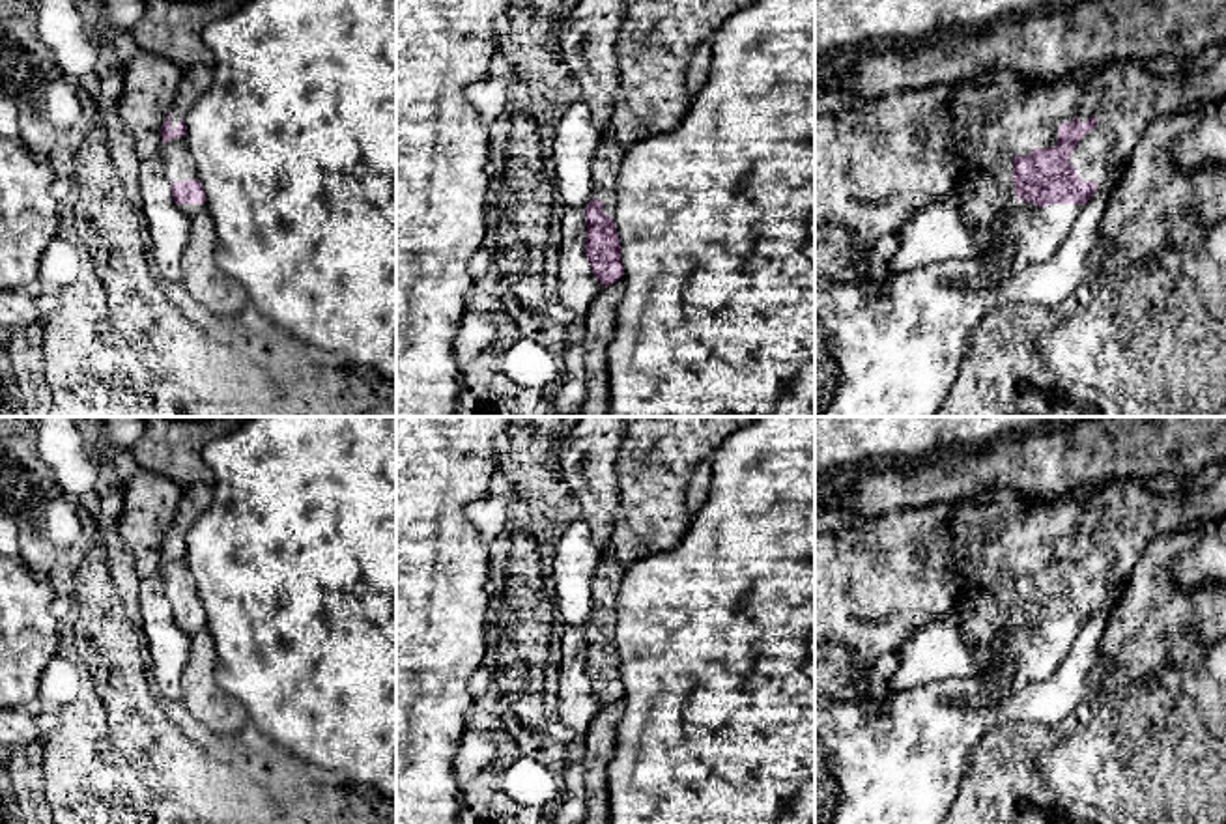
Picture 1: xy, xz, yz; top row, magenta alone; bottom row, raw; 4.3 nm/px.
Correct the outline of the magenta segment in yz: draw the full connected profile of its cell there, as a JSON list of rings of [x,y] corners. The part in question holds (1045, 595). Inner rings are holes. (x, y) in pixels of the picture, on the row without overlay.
[[[1226,460],[1222,465],[1222,471],[1219,478],[1198,497],[1189,495],[1189,488],[1183,488],[1176,493],[1155,493],[1149,491],[1142,486],[1142,480],[1138,478],[1129,478],[1129,480],[1110,480],[1103,484],[1103,488],[1088,501],[1080,503],[1073,499],[1071,495],[1063,495],[1056,501],[1050,503],[1030,503],[1022,493],[1015,491],[1013,488],[989,488],[981,493],[977,493],[974,499],[964,501],[953,514],[949,521],[949,536],[953,542],[953,557],[961,564],[961,570],[964,577],[968,579],[968,585],[976,585],[983,589],[983,594],[977,598],[964,598],[964,613],[962,613],[962,622],[961,628],[964,632],[964,637],[972,643],[987,643],[991,641],[1005,624],[1009,626],[1005,635],[1004,635],[1004,645],[1000,650],[989,660],[989,665],[985,673],[1002,673],[1009,671],[1011,673],[1011,686],[1009,691],[1015,693],[1026,684],[1032,682],[1041,682],[1050,678],[1056,669],[1060,667],[1063,656],[1069,652],[1069,646],[1073,645],[1075,637],[1082,630],[1084,622],[1091,617],[1091,613],[1099,607],[1103,607],[1108,600],[1108,594],[1116,585],[1121,585],[1123,581],[1129,579],[1134,564],[1142,557],[1144,549],[1159,536],[1177,533],[1187,529],[1189,525],[1196,521],[1215,521],[1220,519],[1226,514]]]

